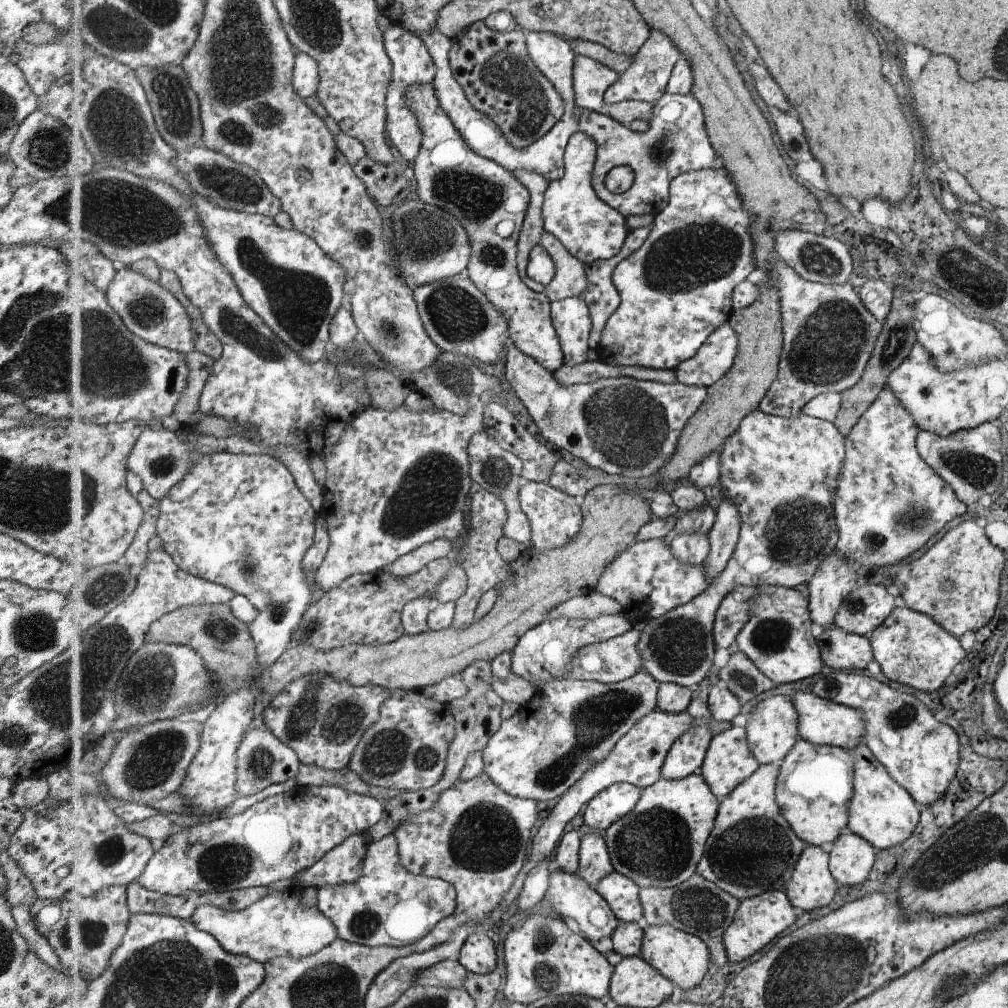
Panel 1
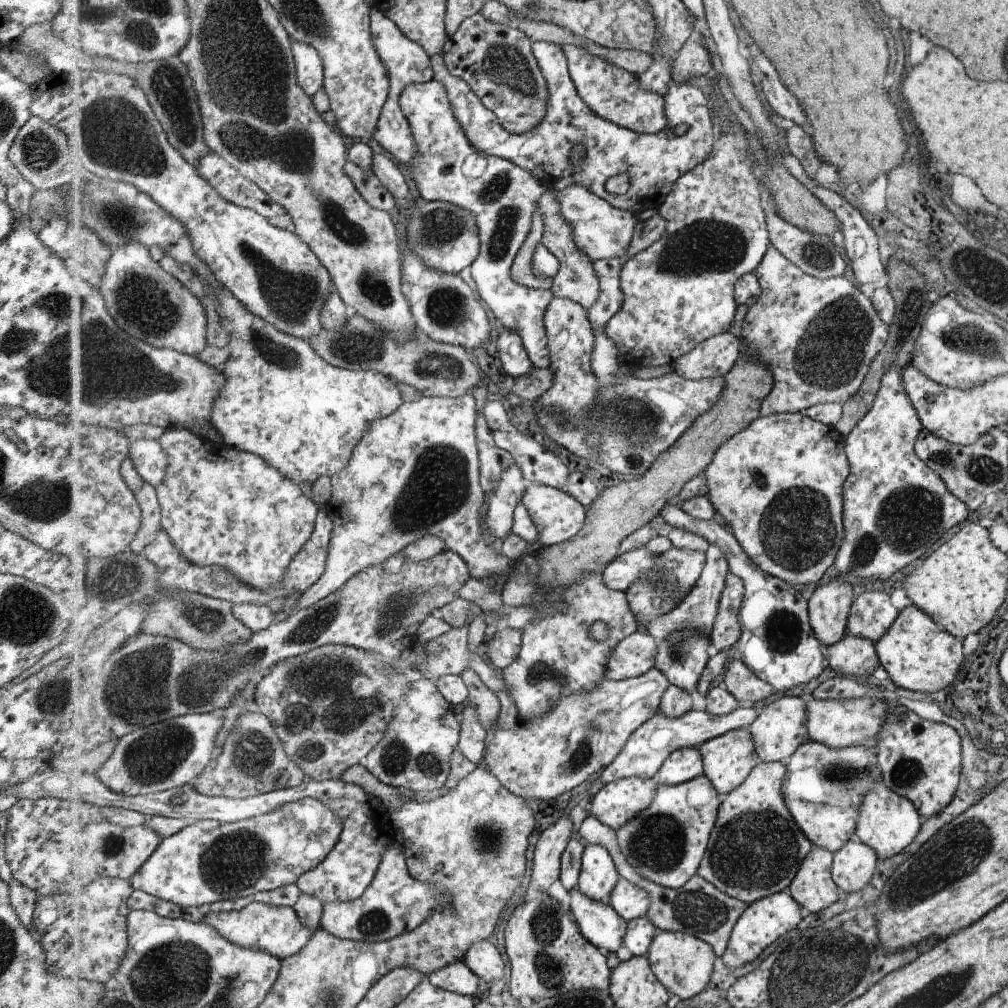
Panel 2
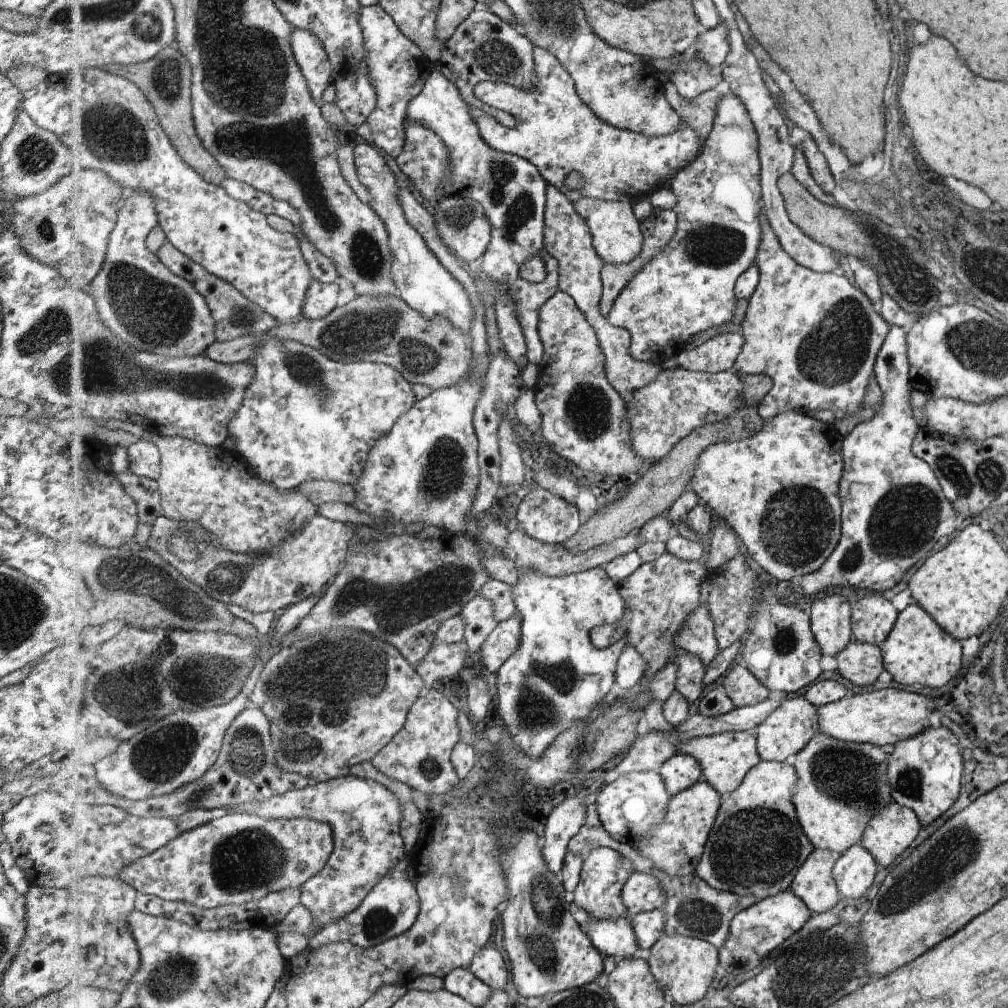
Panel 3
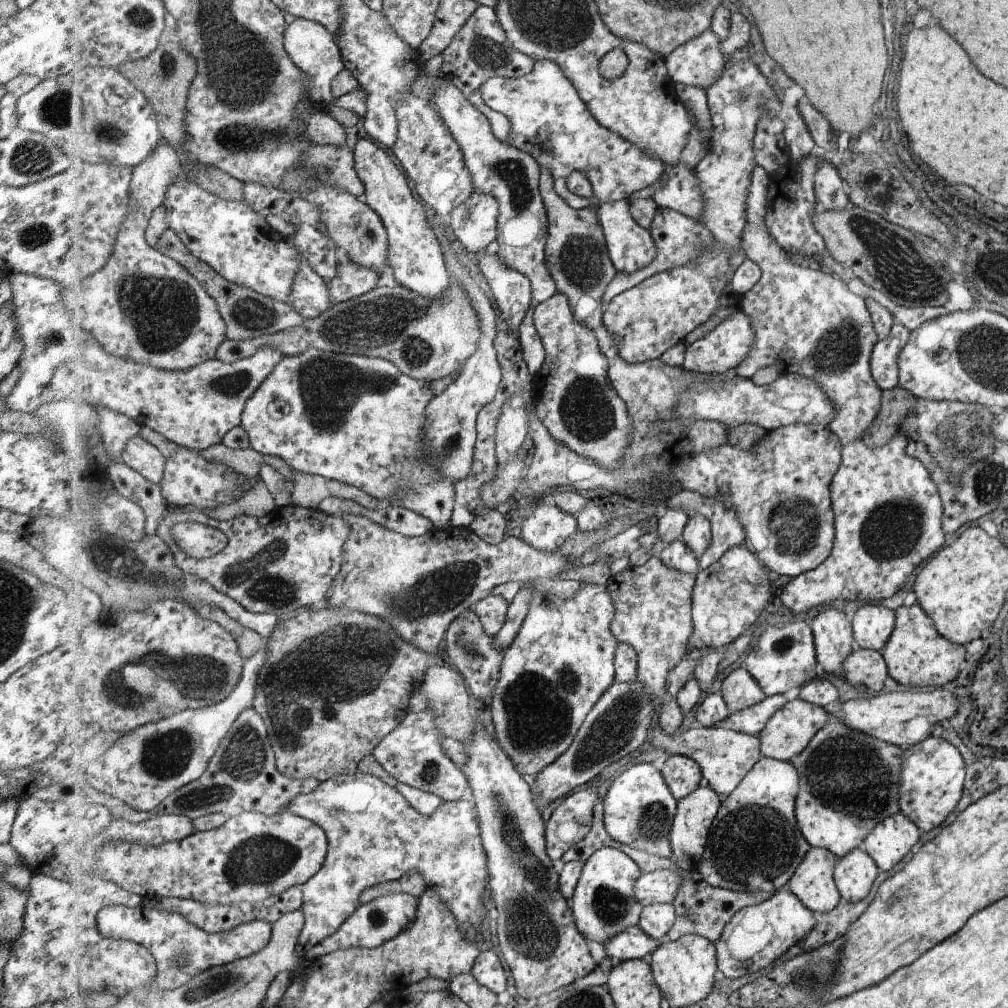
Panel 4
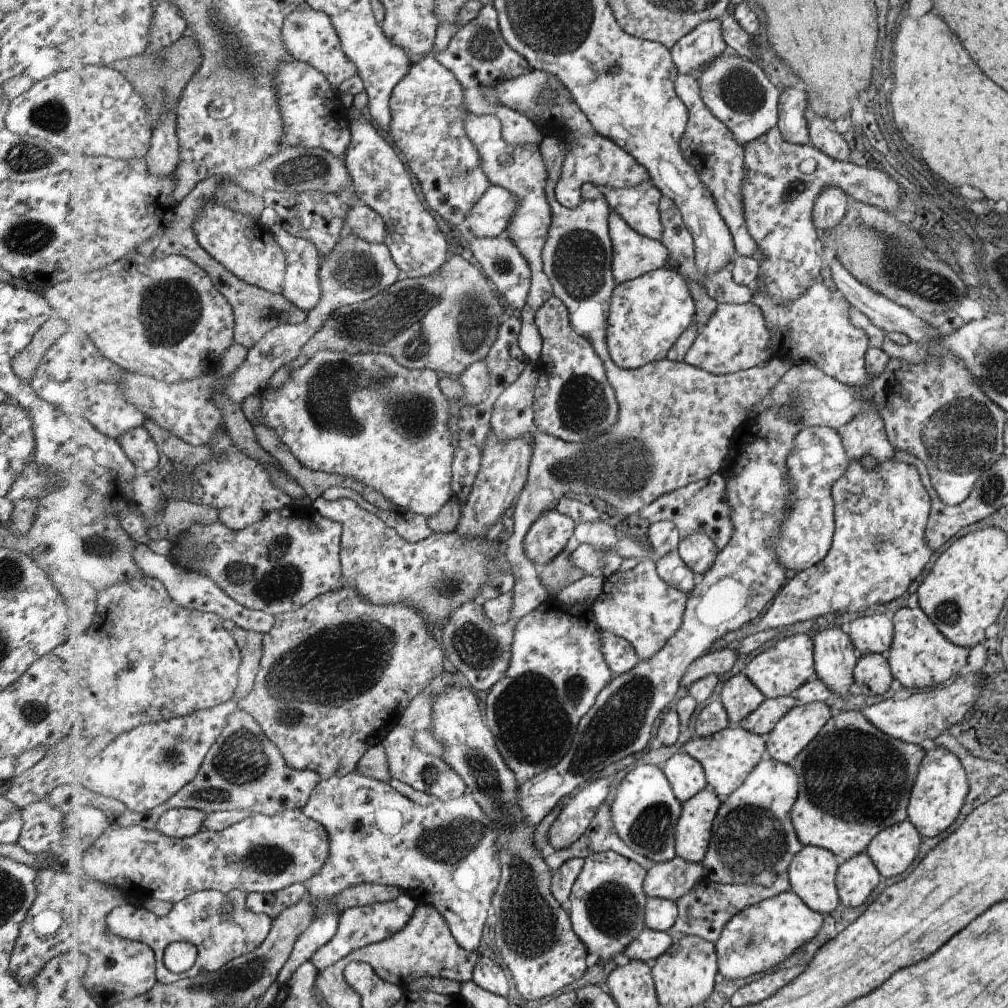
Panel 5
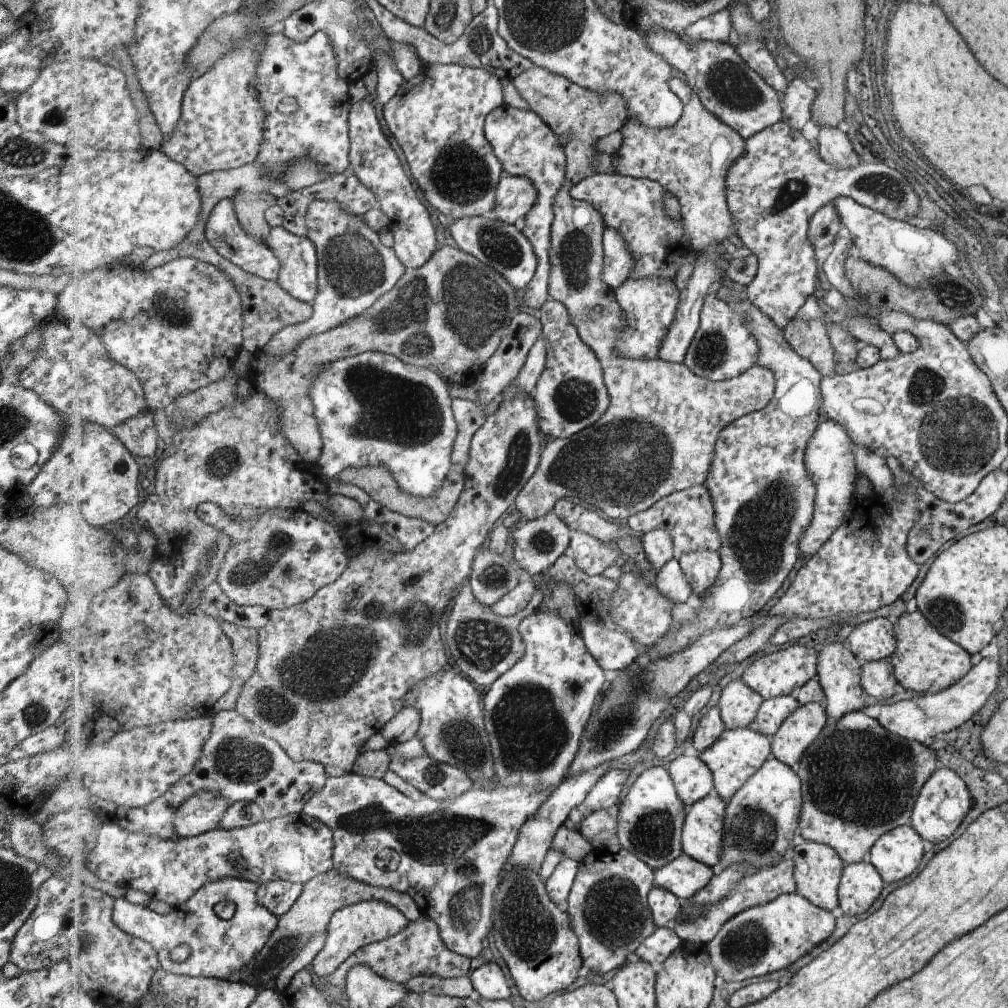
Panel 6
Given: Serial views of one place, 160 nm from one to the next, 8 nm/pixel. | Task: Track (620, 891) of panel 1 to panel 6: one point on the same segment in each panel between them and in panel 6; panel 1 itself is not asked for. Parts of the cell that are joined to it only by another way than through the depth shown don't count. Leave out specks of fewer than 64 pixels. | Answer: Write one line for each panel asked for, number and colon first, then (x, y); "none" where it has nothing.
2: (631, 902)
3: (643, 892)
4: (662, 885)
5: (671, 880)
6: (685, 876)

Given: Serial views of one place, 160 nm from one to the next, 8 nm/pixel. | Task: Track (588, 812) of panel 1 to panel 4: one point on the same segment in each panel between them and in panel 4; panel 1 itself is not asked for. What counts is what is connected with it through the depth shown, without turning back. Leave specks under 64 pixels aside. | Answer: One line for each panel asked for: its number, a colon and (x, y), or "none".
2: (616, 804)
3: (629, 808)
4: (639, 809)

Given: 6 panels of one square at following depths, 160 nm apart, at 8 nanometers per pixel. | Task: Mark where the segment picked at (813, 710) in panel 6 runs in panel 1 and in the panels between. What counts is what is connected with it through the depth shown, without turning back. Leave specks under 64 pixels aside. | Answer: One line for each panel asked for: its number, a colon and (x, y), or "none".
1: (773, 730)
2: (781, 727)
3: (789, 729)
4: (790, 731)
5: (800, 727)

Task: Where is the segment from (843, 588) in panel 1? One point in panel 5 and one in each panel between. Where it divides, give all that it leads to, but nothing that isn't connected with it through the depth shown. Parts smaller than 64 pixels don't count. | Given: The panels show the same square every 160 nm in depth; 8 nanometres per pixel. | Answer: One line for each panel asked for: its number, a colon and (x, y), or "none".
2: (830, 606)
3: (831, 616)
4: (834, 635)
5: (836, 657)

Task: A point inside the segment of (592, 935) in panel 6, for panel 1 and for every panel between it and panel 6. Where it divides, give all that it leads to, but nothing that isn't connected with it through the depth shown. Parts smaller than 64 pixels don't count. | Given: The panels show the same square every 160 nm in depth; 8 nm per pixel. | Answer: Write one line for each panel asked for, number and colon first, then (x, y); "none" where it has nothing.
1: (596, 864)
2: (599, 876)
3: (605, 872)
4: (605, 903)
5: (608, 904)

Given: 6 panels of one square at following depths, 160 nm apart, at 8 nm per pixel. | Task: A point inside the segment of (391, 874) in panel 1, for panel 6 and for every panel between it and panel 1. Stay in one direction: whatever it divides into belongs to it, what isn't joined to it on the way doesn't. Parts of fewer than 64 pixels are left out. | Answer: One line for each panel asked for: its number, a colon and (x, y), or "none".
2: (396, 903)
3: (393, 908)
4: (371, 925)
5: (359, 927)
6: (355, 926)

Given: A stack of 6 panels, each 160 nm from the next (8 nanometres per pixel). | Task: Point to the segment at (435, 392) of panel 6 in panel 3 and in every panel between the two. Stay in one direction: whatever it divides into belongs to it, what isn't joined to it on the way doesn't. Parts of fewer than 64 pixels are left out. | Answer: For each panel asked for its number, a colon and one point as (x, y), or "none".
3: (305, 417)
4: (359, 419)
5: (363, 415)

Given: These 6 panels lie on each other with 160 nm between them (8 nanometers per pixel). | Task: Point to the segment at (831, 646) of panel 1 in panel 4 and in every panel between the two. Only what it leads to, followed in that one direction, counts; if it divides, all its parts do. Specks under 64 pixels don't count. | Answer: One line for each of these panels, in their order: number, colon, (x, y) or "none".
2: (853, 656)
3: (861, 663)
4: (867, 669)

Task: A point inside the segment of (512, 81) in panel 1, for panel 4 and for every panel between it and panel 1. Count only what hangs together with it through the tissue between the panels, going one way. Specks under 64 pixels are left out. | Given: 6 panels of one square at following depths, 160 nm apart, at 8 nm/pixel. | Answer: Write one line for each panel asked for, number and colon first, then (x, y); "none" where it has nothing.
2: (496, 60)
3: (485, 48)
4: (481, 51)

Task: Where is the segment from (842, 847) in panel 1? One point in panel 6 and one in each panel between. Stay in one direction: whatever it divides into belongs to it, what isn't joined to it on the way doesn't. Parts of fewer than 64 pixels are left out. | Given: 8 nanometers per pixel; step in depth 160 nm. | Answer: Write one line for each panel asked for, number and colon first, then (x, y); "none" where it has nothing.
2: (854, 865)
3: (855, 872)
4: (856, 874)
5: (858, 877)
6: (862, 883)

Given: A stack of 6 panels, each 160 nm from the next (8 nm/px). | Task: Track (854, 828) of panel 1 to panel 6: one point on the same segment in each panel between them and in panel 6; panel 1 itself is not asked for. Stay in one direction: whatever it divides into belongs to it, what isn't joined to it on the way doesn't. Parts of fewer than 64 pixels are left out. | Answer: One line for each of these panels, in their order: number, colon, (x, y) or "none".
2: (888, 823)
3: (891, 832)
4: (894, 838)
5: (894, 849)
6: (896, 855)

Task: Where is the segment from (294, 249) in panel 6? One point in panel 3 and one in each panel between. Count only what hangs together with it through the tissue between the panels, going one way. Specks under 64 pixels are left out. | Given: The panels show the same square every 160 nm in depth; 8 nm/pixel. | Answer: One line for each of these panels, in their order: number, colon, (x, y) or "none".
3: (321, 300)
4: (310, 296)
5: (302, 286)

